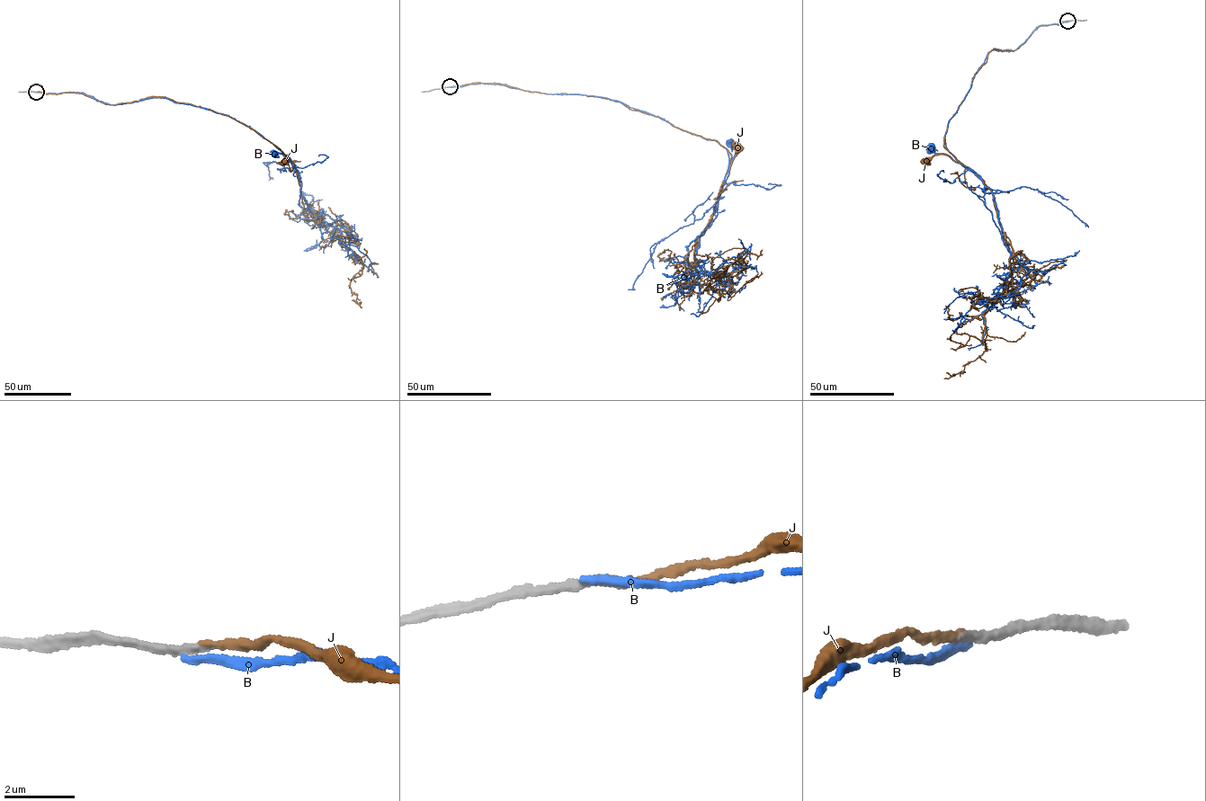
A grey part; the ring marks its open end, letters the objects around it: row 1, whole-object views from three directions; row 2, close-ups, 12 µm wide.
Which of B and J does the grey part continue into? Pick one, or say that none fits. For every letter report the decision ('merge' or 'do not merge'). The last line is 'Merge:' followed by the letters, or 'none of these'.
B: do not merge
J: merge
Merge: J

